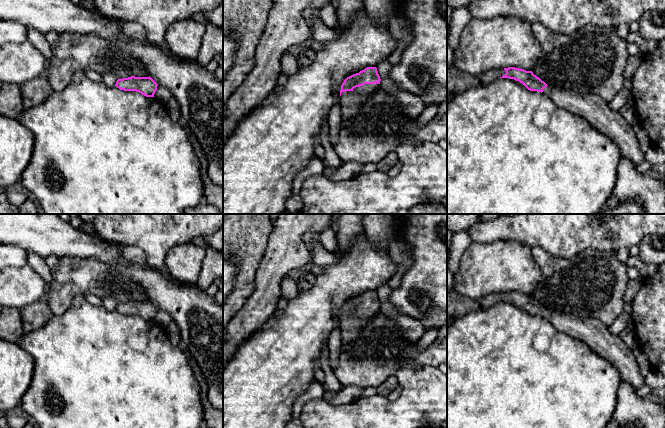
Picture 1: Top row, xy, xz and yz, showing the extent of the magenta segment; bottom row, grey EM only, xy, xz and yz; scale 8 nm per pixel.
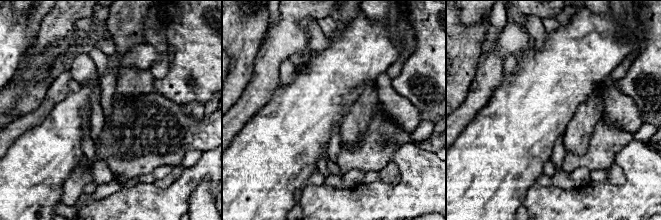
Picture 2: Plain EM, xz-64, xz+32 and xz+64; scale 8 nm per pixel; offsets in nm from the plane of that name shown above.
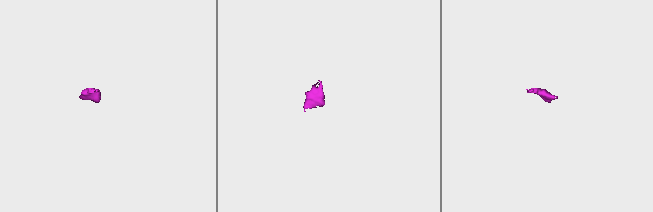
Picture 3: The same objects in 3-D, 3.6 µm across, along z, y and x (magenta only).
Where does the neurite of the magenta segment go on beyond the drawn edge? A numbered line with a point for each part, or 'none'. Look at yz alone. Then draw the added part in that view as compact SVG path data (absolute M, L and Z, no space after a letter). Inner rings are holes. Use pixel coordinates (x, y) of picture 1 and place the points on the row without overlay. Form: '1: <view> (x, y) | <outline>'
1: yz (458, 305) | M447 290L447 321L457 319L471 312L485 310L506 298L504 293L492 293L478 299Z
2: yz (591, 331) | M551 309L544 312L542 317L550 321L557 330L589 345L601 357L614 365L622 379L635 390L645 385L645 378L641 375L633 350L623 342L620 336L612 334L601 321Z

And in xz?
1: xz (351, 326) | M364 308L352 315L341 317L340 335L342 344L351 349L353 344L360 338L362 329L380 311L380 308Z

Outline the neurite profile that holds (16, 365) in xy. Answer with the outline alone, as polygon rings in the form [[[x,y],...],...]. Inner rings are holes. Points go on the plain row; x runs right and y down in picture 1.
[[[0,339],[0,414],[20,405],[33,376],[34,362],[18,343]]]

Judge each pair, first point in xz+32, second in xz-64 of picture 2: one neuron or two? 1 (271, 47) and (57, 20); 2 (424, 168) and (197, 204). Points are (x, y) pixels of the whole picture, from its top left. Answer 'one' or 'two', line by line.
1: one
2: two

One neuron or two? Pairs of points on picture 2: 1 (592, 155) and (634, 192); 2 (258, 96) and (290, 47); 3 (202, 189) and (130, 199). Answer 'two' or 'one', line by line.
1: two
2: one
3: two

